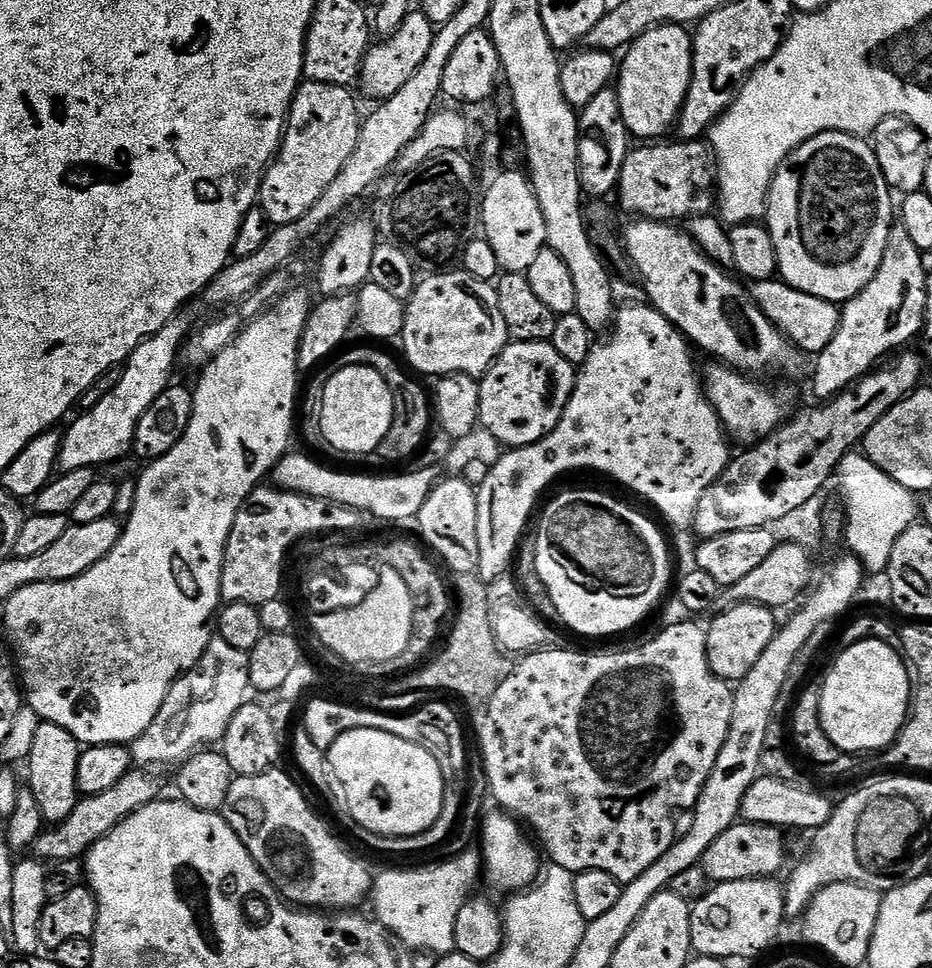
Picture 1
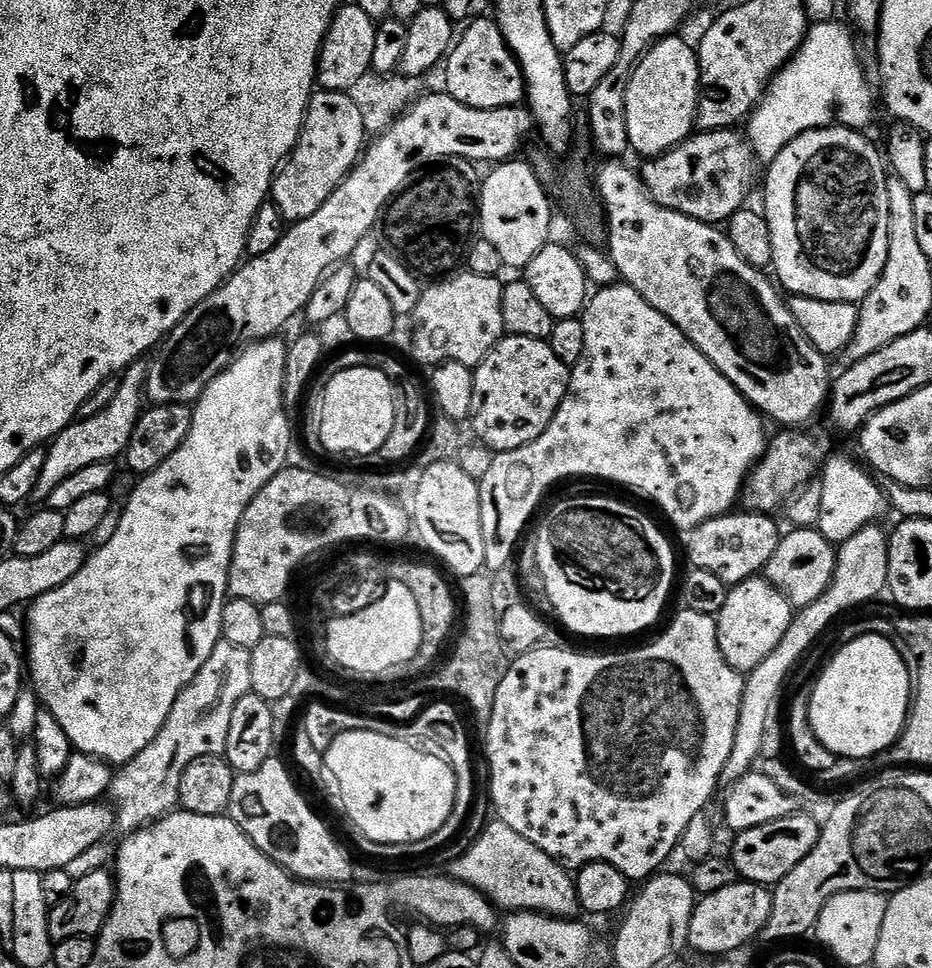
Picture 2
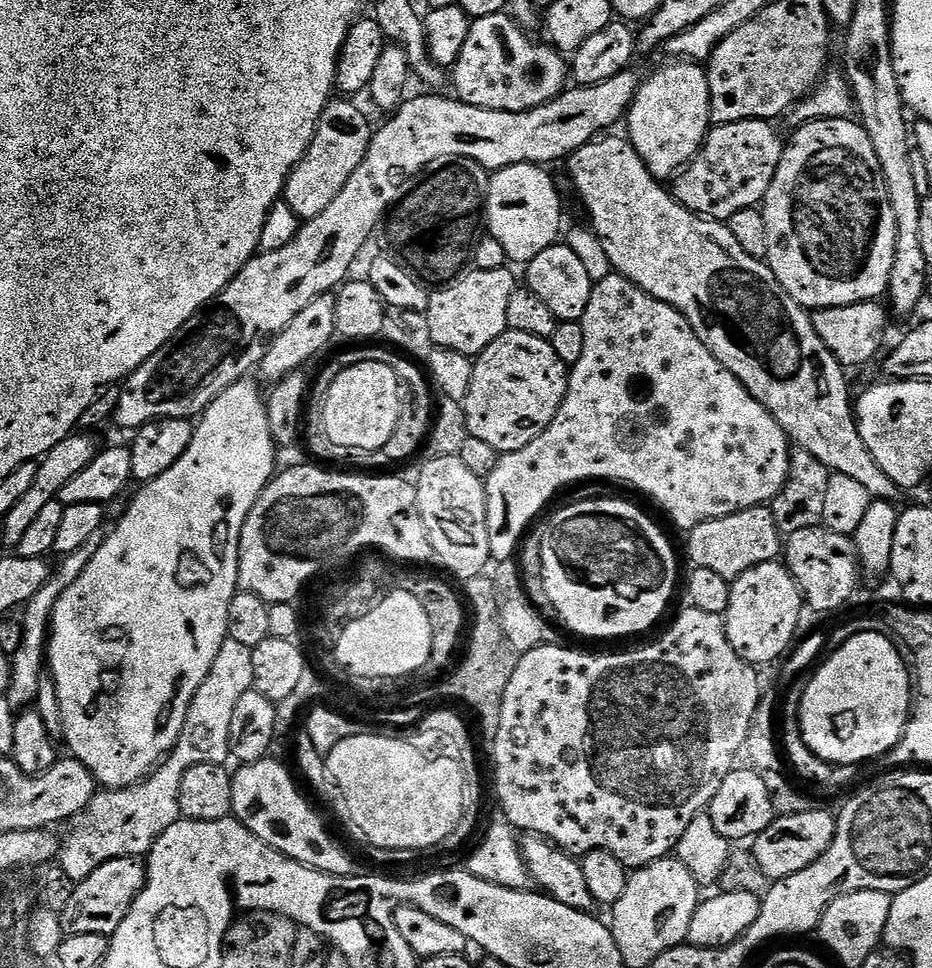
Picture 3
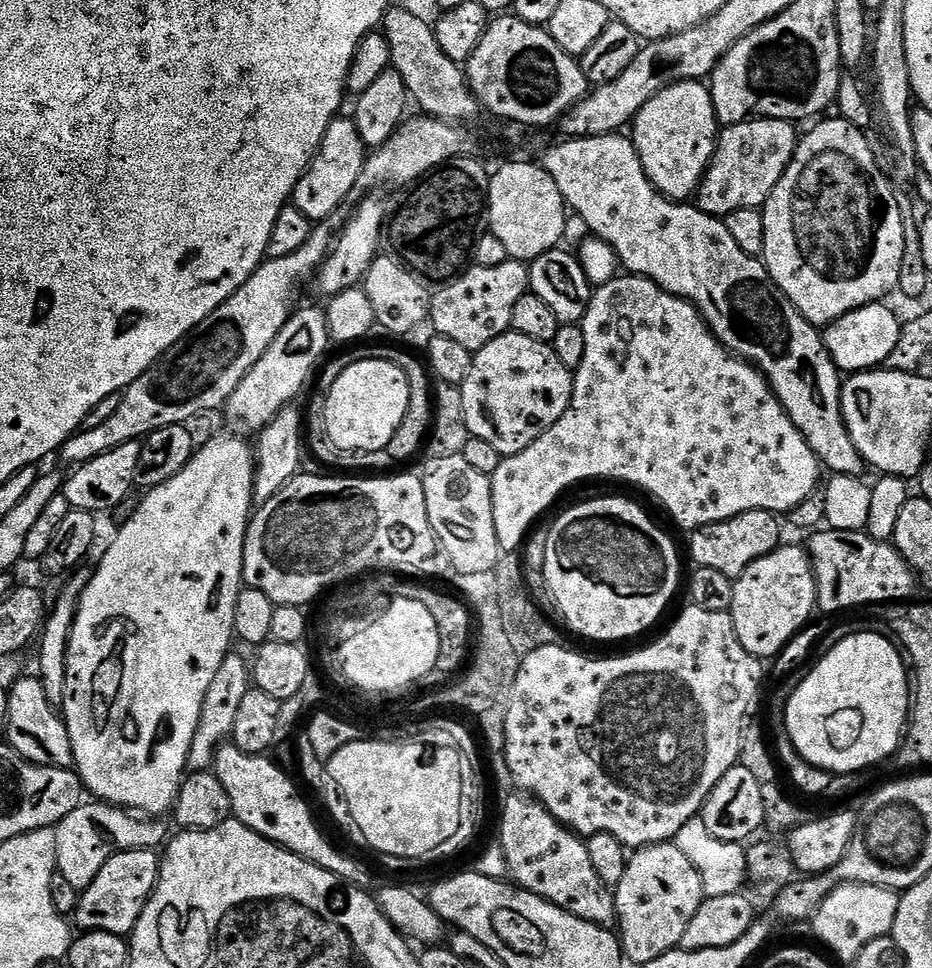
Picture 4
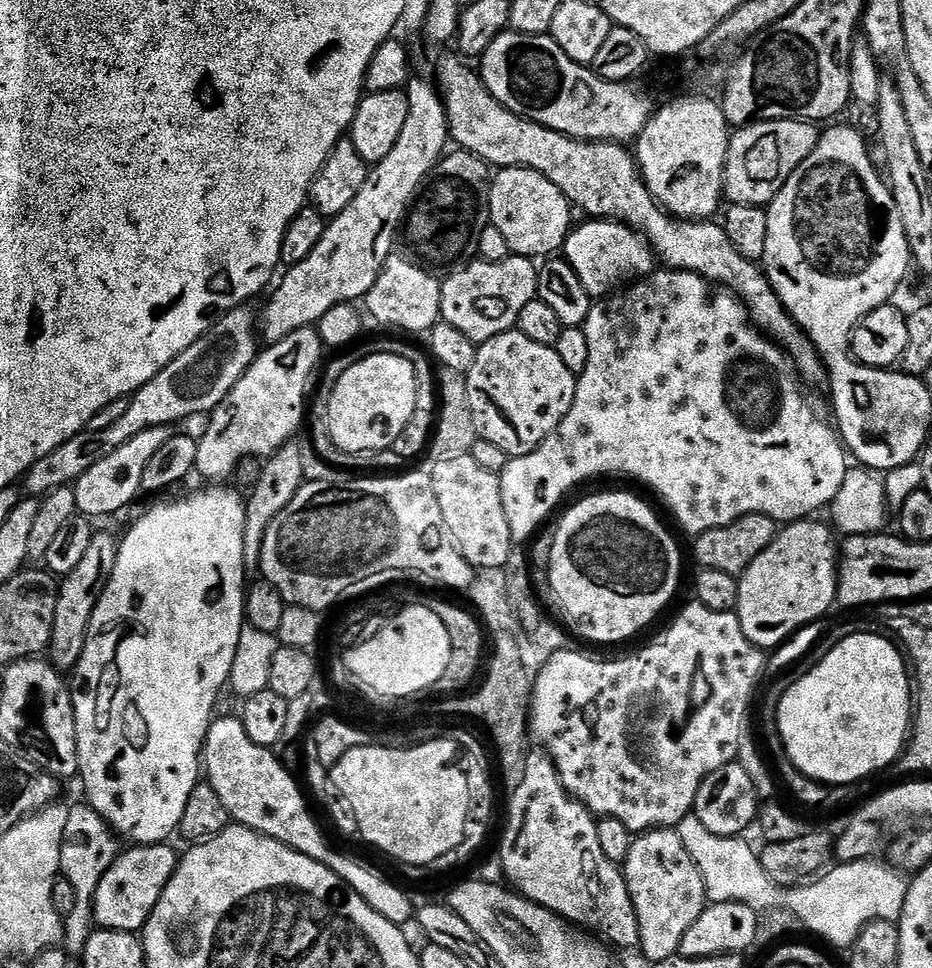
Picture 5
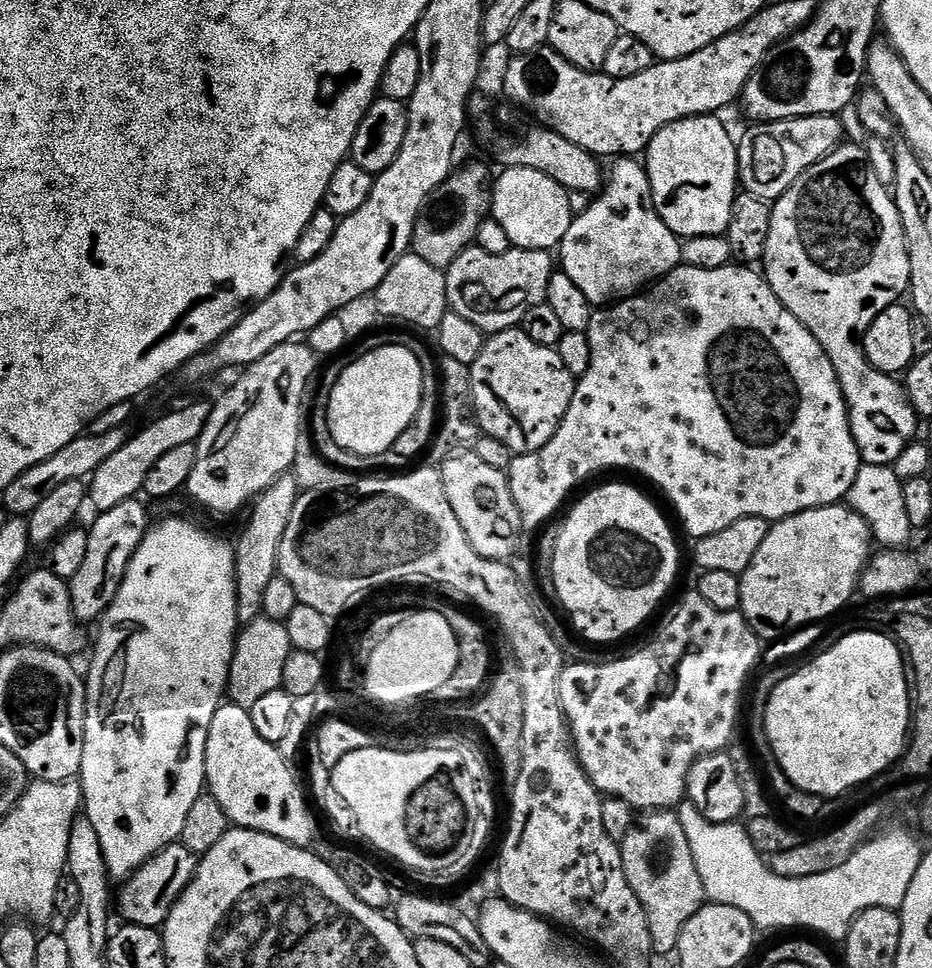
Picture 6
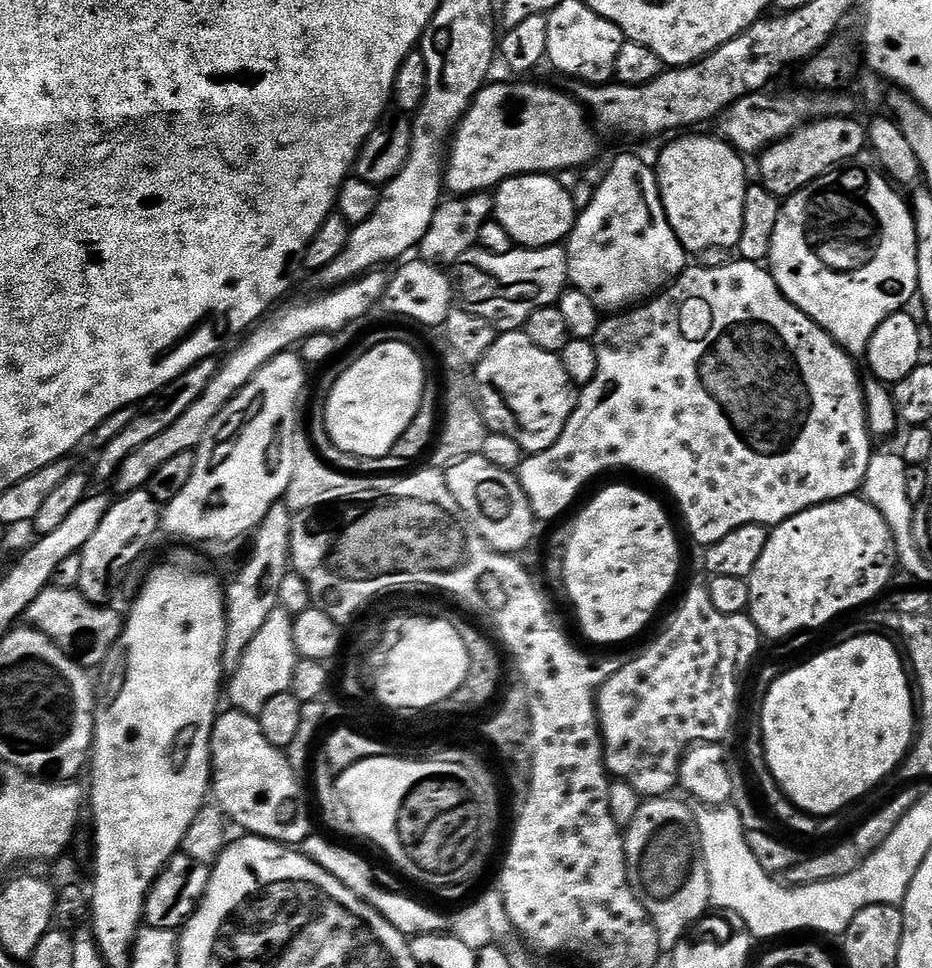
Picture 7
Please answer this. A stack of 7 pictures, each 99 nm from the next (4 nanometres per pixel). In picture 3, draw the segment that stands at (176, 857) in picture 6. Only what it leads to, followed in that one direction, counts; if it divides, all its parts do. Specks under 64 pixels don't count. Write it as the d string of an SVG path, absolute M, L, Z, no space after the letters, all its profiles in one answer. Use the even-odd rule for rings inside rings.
M135 856L114 858L98 866L94 874L90 874L86 879L77 883L70 902L66 902L66 906L58 913L61 933L64 936L102 934L109 938L112 937L118 930L118 926L122 926L122 918L126 918L130 906L144 889L145 883L145 861Z

